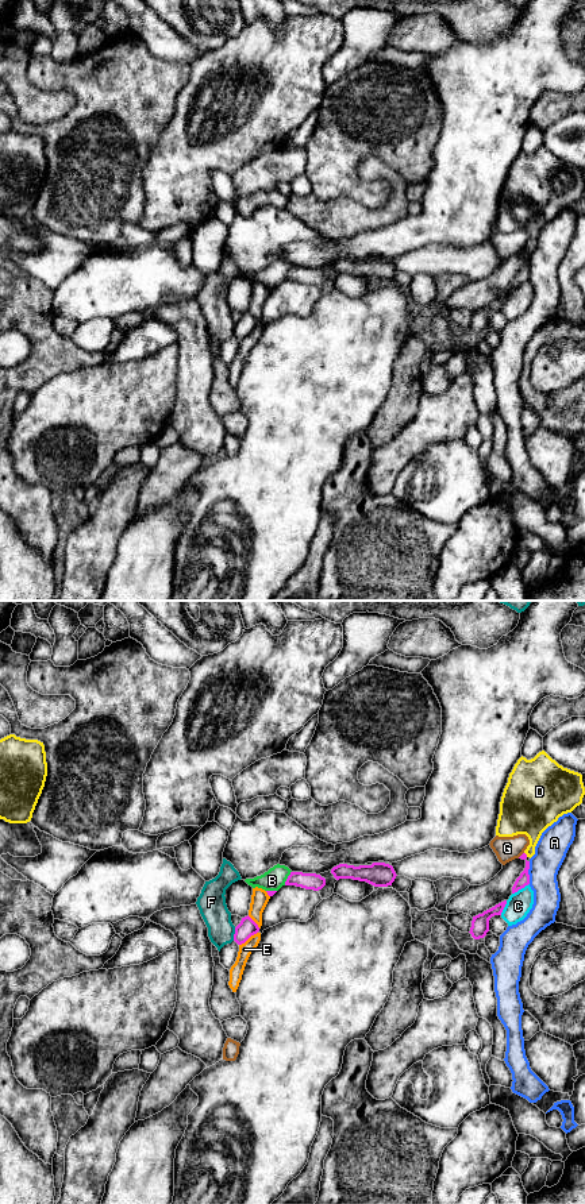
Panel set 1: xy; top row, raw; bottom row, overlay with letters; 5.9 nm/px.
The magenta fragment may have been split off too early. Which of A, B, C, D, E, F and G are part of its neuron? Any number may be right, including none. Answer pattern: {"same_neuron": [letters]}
{"same_neuron": []}

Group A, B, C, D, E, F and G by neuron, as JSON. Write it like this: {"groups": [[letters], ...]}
{"groups": [["A"], ["B"], ["C"], ["D"], ["E"], ["F"], ["G"]]}

